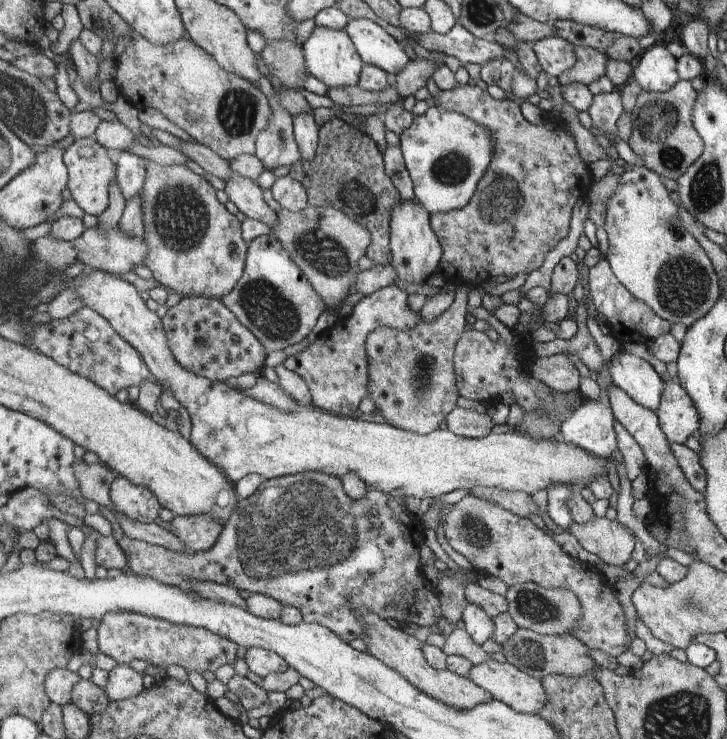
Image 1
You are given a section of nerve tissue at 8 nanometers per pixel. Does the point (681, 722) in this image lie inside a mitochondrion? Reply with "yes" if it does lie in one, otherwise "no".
yes

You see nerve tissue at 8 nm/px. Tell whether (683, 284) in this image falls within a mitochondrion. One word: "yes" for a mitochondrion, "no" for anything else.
yes

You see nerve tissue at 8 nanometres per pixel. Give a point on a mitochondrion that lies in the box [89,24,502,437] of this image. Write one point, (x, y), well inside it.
(178, 216)

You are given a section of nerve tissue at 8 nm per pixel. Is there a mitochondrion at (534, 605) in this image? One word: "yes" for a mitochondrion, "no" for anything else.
yes

